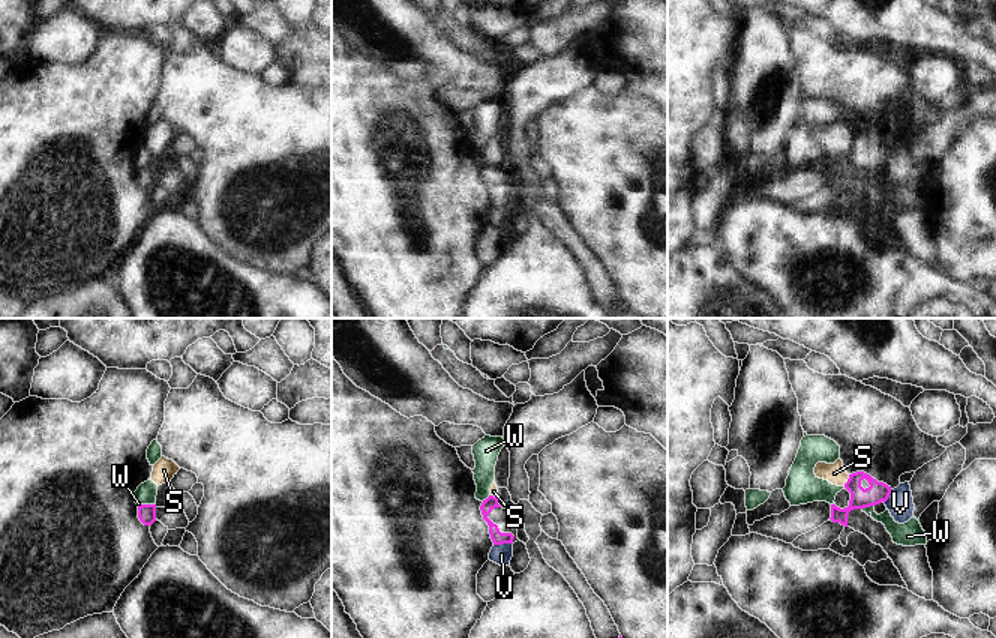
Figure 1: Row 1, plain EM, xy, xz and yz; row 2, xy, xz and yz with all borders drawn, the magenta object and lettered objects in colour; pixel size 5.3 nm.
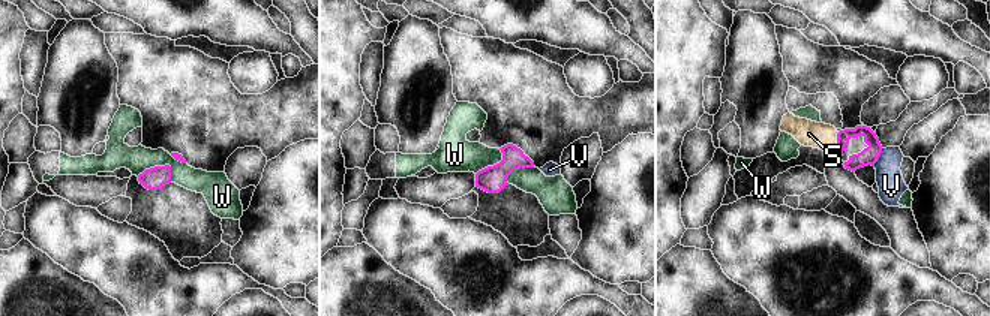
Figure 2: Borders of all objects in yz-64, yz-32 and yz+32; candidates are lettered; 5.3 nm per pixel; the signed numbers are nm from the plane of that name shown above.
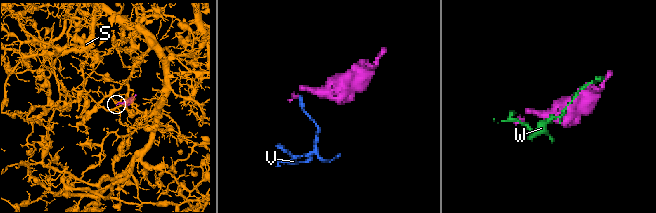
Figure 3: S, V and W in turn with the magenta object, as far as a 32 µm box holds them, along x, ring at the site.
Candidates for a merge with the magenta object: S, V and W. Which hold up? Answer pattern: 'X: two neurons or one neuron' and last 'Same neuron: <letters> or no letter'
S: two neurons
V: two neurons
W: two neurons
Same neuron: no letter

